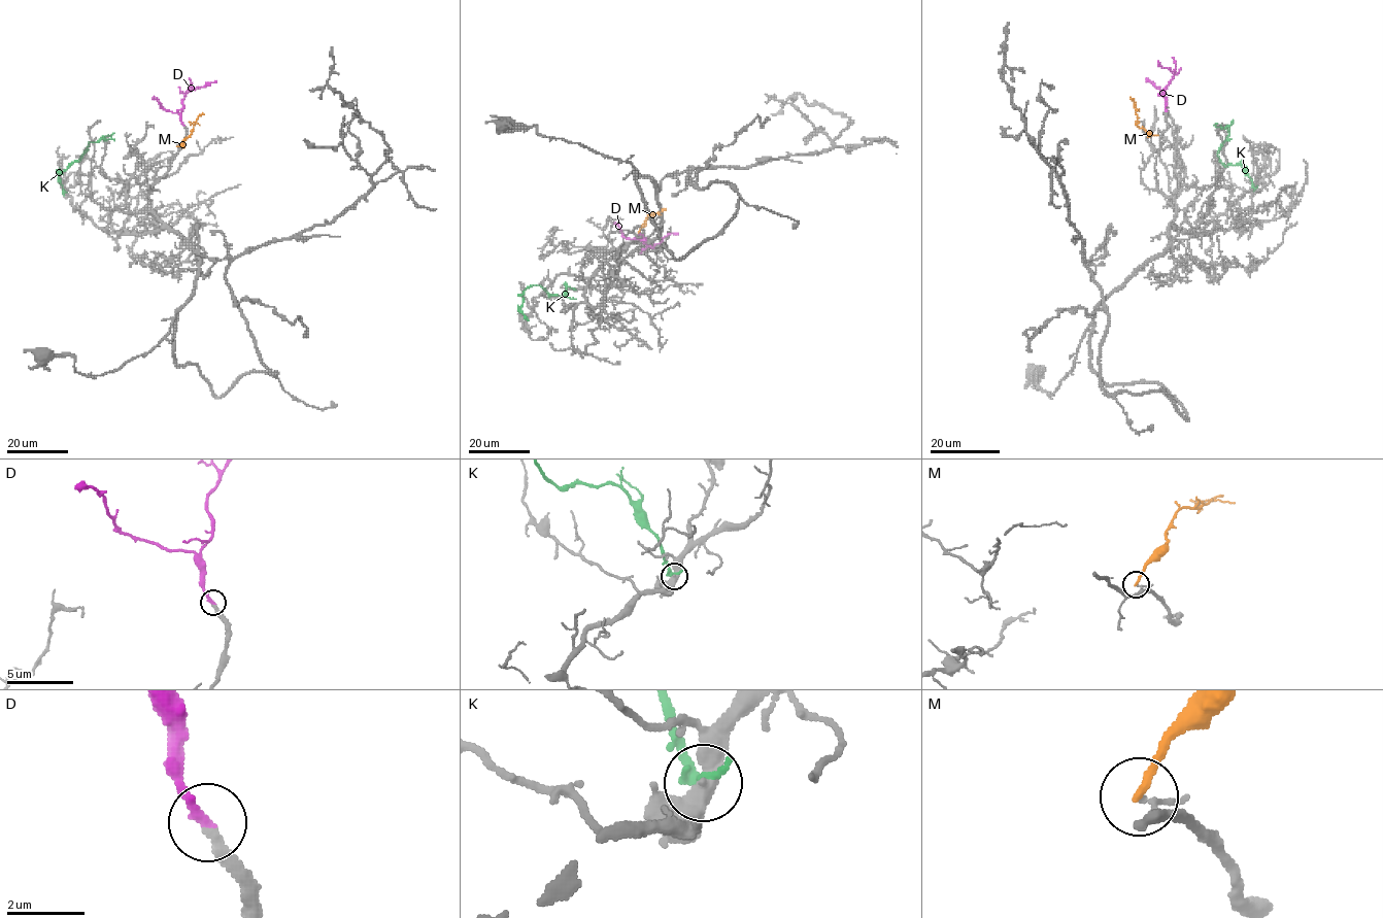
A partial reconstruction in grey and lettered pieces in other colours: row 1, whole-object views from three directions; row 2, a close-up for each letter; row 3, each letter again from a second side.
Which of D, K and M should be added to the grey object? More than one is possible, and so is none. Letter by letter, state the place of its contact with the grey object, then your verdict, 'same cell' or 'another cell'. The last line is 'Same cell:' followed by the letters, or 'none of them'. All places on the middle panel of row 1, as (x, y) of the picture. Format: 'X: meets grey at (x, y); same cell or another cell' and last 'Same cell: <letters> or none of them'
D: meets grey at (645, 240); same cell
K: meets grey at (526, 317); another cell
M: meets grey at (638, 233); another cell
Same cell: D

